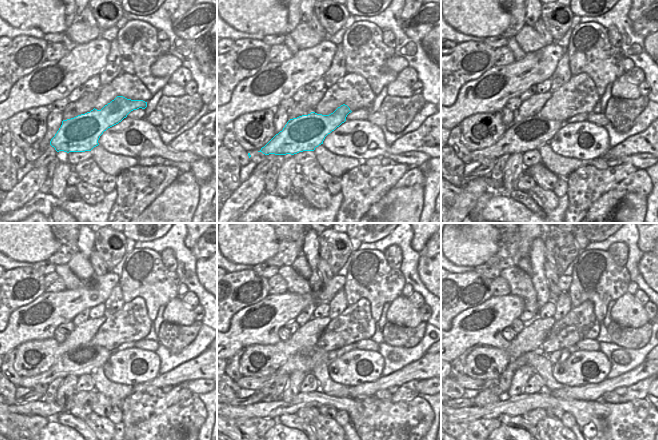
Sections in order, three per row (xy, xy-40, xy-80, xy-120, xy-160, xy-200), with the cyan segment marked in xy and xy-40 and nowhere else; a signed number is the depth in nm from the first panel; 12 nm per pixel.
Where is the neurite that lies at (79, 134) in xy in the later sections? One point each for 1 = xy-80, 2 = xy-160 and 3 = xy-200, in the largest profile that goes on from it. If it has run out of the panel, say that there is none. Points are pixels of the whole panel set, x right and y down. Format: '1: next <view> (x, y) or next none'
1: next xy-80 (530, 133)
2: next xy-160 (305, 360)
3: next xy-200 (468, 383)

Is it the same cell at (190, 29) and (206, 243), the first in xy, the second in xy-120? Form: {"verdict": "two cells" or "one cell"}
{"verdict": "one cell"}

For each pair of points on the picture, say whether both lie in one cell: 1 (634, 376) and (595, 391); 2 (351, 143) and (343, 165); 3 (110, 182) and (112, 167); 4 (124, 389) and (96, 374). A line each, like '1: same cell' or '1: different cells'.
1: same cell
2: different cells
3: different cells
4: same cell

